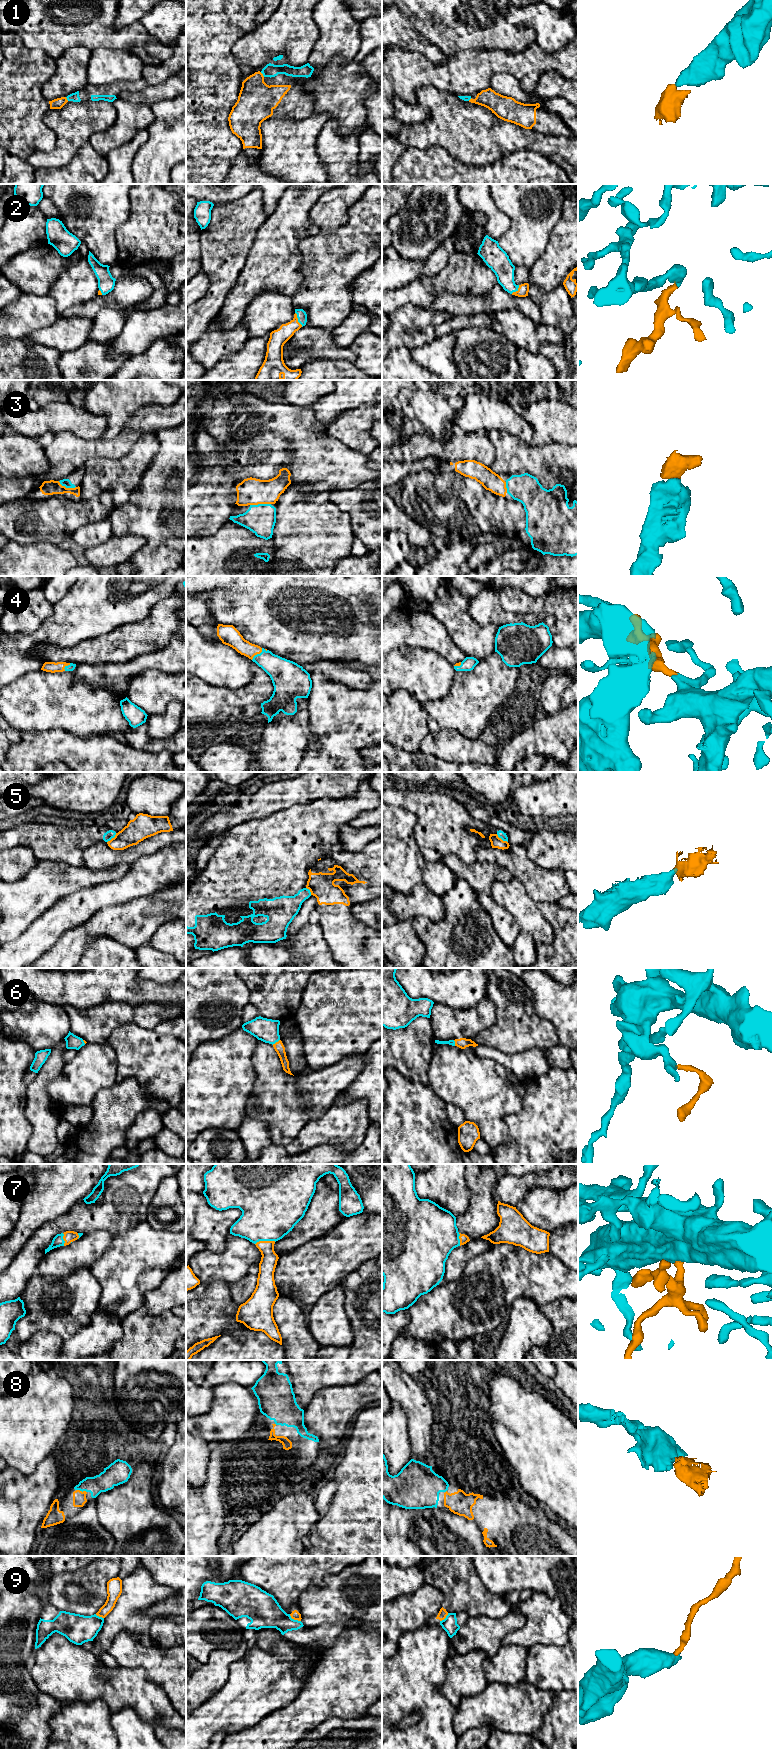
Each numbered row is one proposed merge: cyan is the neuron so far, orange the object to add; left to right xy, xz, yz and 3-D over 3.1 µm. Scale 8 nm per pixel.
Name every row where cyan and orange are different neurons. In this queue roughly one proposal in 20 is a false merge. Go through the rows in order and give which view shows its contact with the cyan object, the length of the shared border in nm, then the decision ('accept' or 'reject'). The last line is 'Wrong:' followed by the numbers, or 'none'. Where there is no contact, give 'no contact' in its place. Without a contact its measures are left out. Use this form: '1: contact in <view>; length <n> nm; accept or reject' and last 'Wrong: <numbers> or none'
1: contact in xz; length 50 nm; accept
2: contact in xz; length 130 nm; accept
3: contact in xz; length 170 nm; accept
4: contact in xz; length 130 nm; accept
5: contact in yz; length 120 nm; reject
6: contact in xz; length 80 nm; accept
7: contact in xz; length 170 nm; accept
8: contact in xy; length 90 nm; accept
9: contact in xz; length 110 nm; reject
Wrong: 5, 9

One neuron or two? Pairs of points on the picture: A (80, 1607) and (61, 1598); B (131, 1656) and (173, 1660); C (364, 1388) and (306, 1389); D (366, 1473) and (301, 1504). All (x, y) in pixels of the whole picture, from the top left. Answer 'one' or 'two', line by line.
A: one
B: one
C: two
D: two

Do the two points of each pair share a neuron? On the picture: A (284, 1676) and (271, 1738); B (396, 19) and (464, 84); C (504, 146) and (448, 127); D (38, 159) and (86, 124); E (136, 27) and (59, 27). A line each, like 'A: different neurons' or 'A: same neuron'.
A: different neurons
B: different neurons
C: same neuron
D: same neuron
E: same neuron

